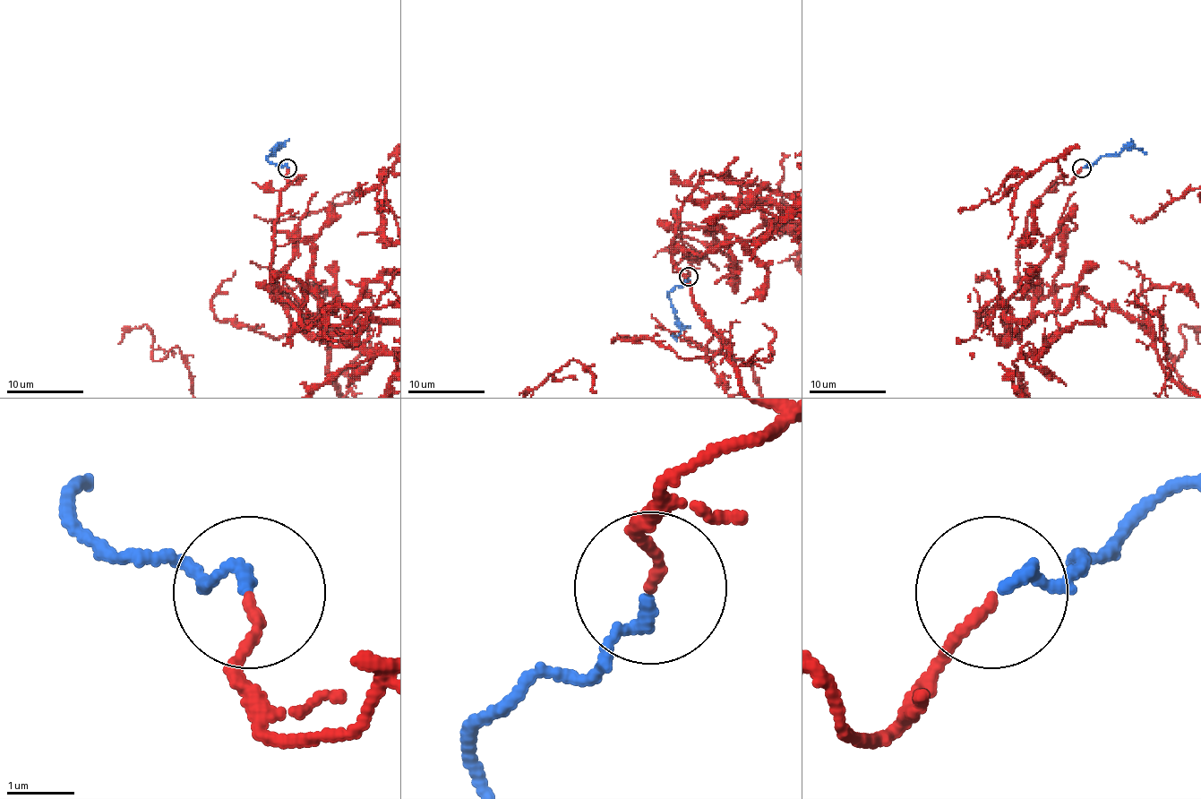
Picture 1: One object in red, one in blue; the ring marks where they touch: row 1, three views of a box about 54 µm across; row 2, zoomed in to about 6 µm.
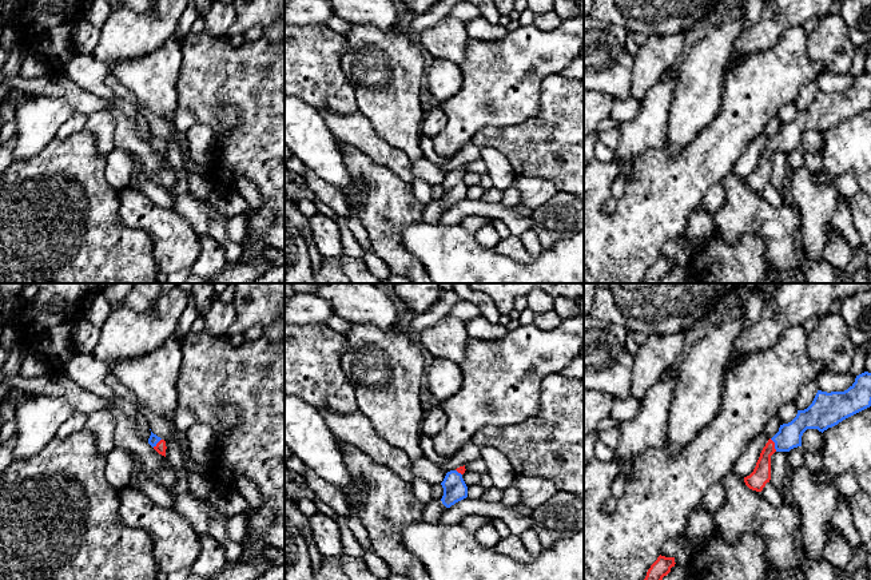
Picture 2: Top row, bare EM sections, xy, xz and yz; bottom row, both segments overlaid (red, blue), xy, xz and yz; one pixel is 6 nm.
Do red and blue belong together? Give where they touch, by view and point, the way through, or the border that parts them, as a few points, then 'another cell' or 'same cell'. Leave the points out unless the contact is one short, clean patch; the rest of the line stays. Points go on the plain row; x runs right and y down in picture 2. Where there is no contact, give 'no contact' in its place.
yz (774, 146) | across yz (760, 177), (764, 157), (774, 146), (790, 135) | same cell

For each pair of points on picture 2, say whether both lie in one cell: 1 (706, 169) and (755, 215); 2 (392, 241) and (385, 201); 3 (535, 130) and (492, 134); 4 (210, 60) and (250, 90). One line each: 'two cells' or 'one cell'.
1: two cells
2: one cell
3: one cell
4: one cell

